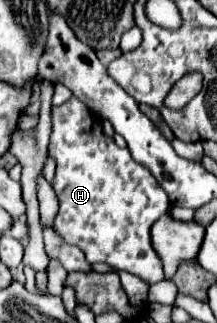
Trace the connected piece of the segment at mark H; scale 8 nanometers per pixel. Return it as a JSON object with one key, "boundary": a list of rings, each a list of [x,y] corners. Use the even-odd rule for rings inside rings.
{"boundary":[[[71,97],[67,103],[59,107],[51,107],[51,119],[53,119],[53,131],[49,139],[49,155],[57,163],[55,173],[55,193],[59,199],[59,213],[55,221],[55,231],[67,239],[69,245],[79,247],[89,263],[107,263],[115,271],[127,271],[137,275],[139,279],[147,281],[149,285],[163,281],[163,265],[157,257],[155,249],[149,241],[149,229],[161,213],[169,209],[167,193],[161,189],[157,179],[153,179],[151,171],[135,161],[129,153],[129,149],[121,149],[115,145],[111,137],[103,133],[101,119],[95,117],[85,103],[81,103],[77,97]]]}

